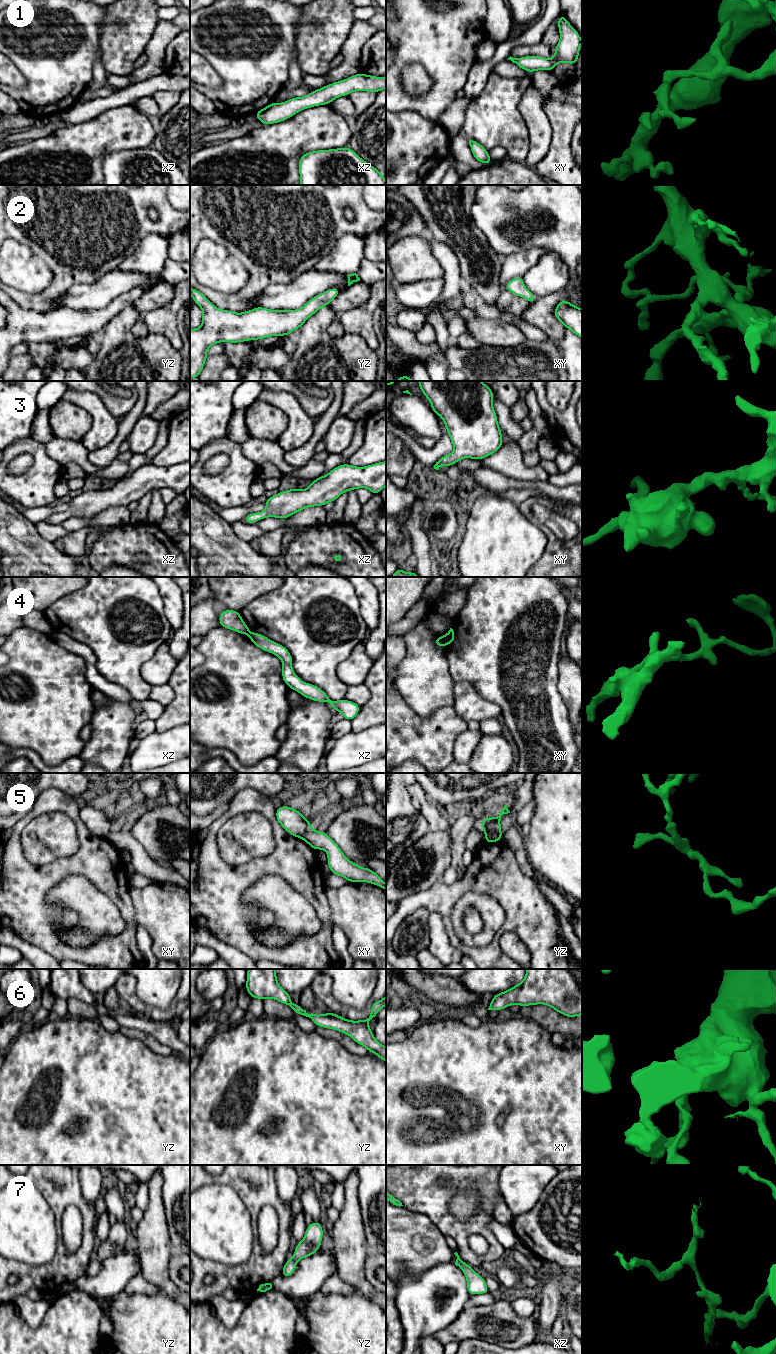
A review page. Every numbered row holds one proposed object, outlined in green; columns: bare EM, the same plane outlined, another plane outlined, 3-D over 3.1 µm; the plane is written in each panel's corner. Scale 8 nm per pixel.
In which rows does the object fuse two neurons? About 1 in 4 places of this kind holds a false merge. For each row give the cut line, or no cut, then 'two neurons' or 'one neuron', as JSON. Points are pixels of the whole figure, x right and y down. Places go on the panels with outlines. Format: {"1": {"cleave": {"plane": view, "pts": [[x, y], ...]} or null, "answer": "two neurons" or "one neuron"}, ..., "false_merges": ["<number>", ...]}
{"1": {"cleave": null, "answer": "one neuron"}, "2": {"cleave": null, "answer": "one neuron"}, "3": {"cleave": null, "answer": "one neuron"}, "4": {"cleave": {"plane": "xy", "pts": [[443, 636], [447, 641]]}, "answer": "two neurons"}, "5": {"cleave": {"plane": "yz", "pts": [[485, 833], [497, 833], [501, 836]]}, "answer": "two neurons"}, "6": {"cleave": null, "answer": "one neuron"}, "7": {"cleave": null, "answer": "one neuron"}, "false_merges": ["4", "5"]}

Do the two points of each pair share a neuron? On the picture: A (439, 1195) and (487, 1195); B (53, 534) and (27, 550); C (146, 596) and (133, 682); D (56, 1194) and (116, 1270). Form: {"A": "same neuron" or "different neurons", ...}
{"A": "same neuron", "B": "different neurons", "C": "same neuron", "D": "different neurons"}

